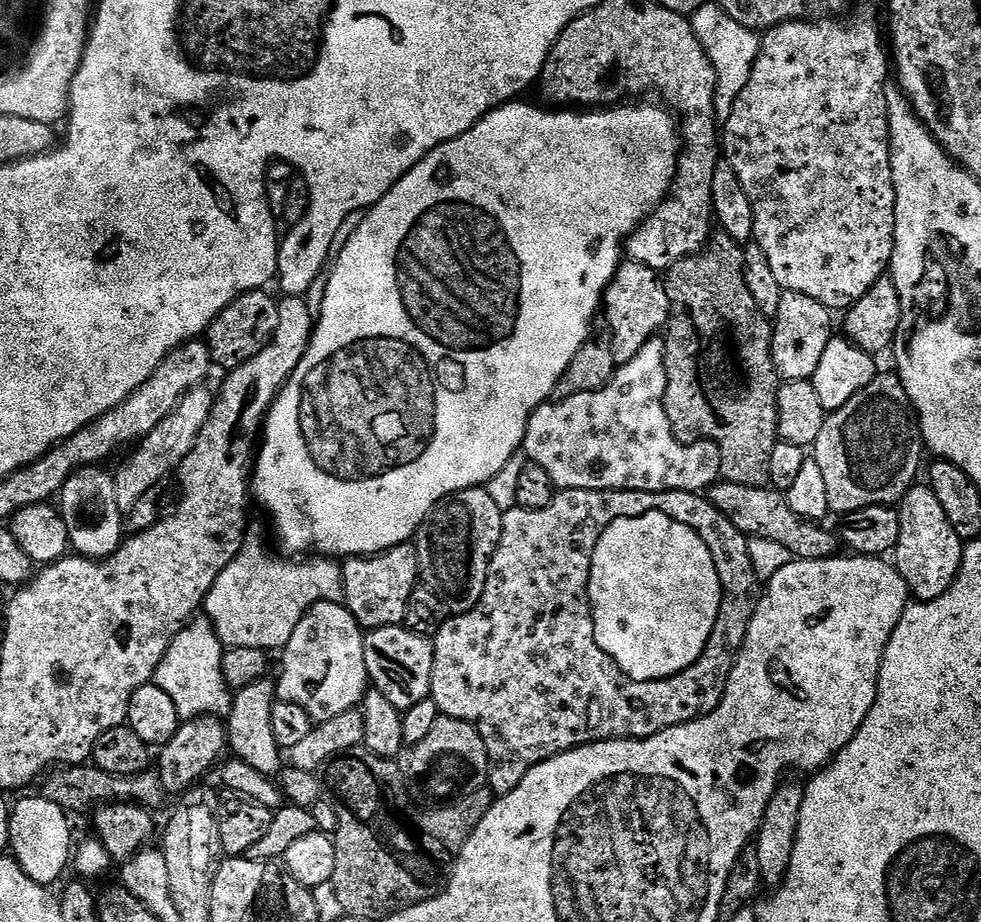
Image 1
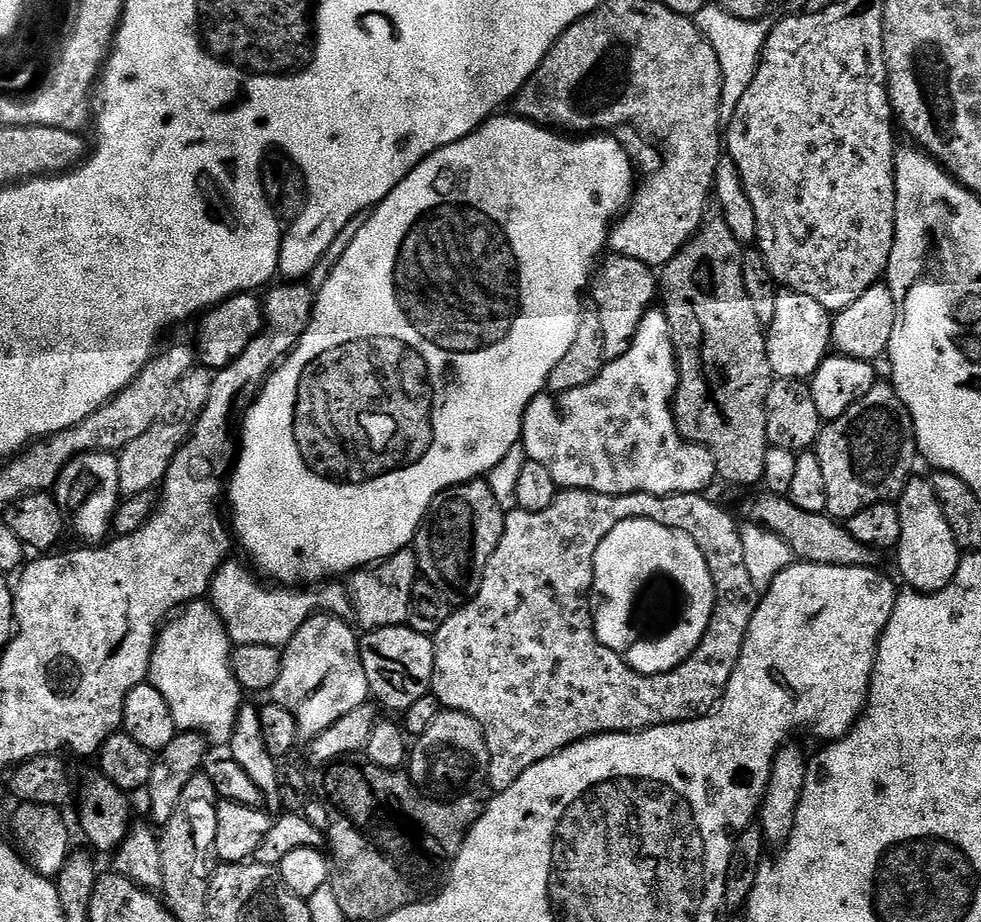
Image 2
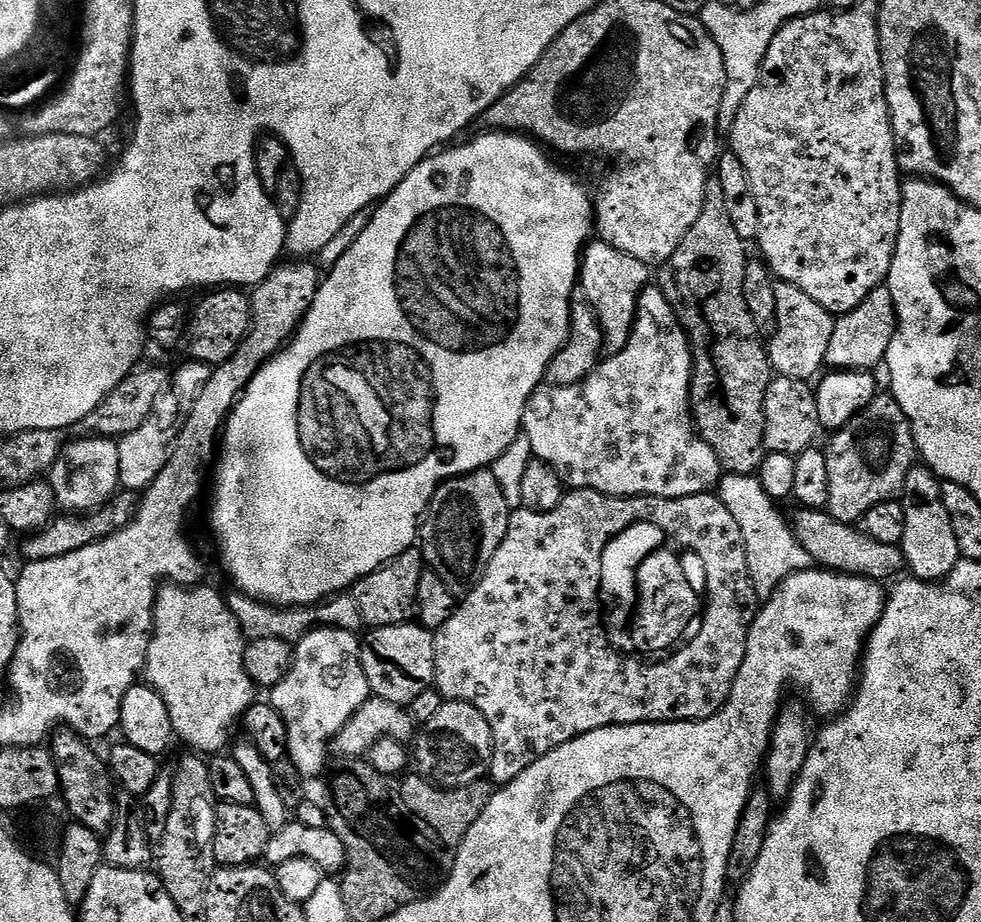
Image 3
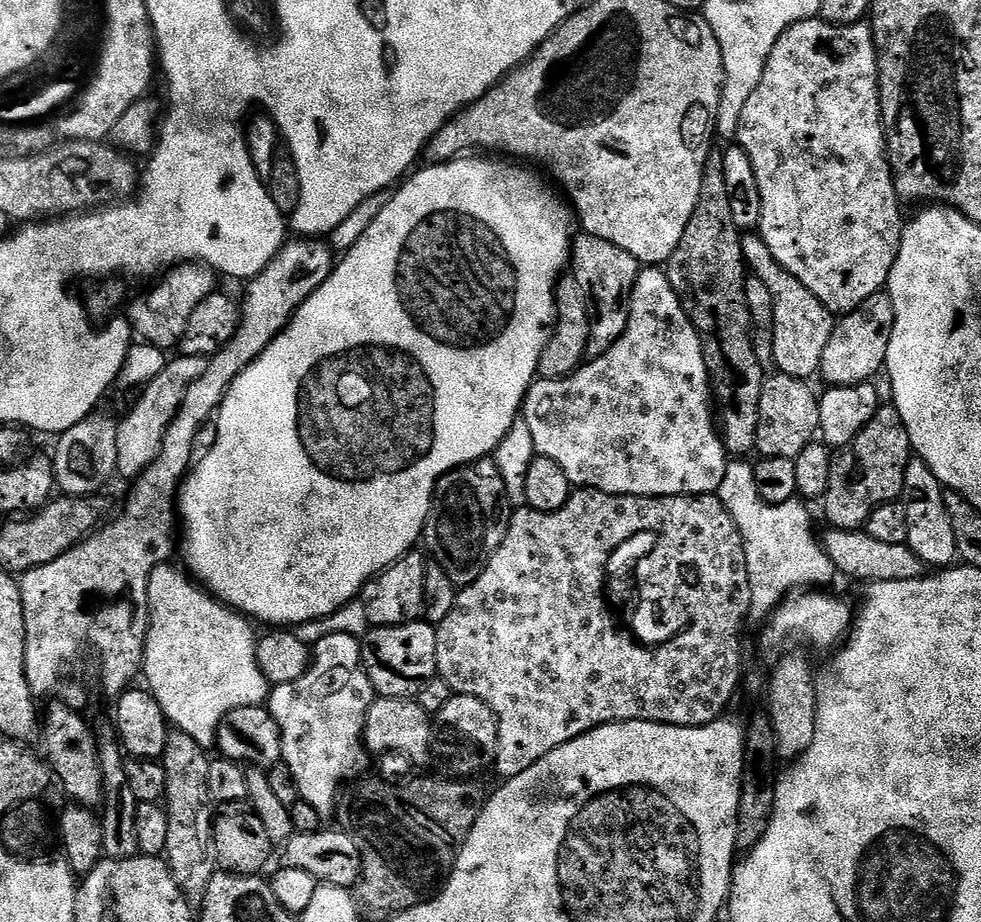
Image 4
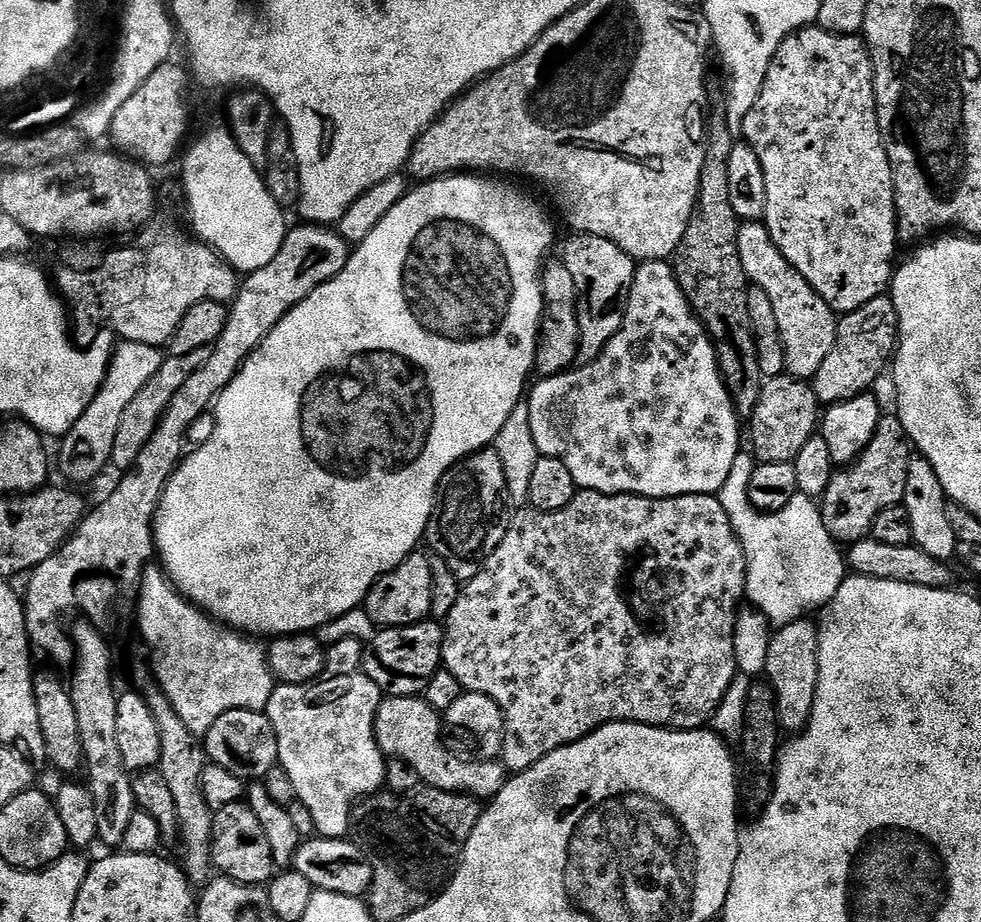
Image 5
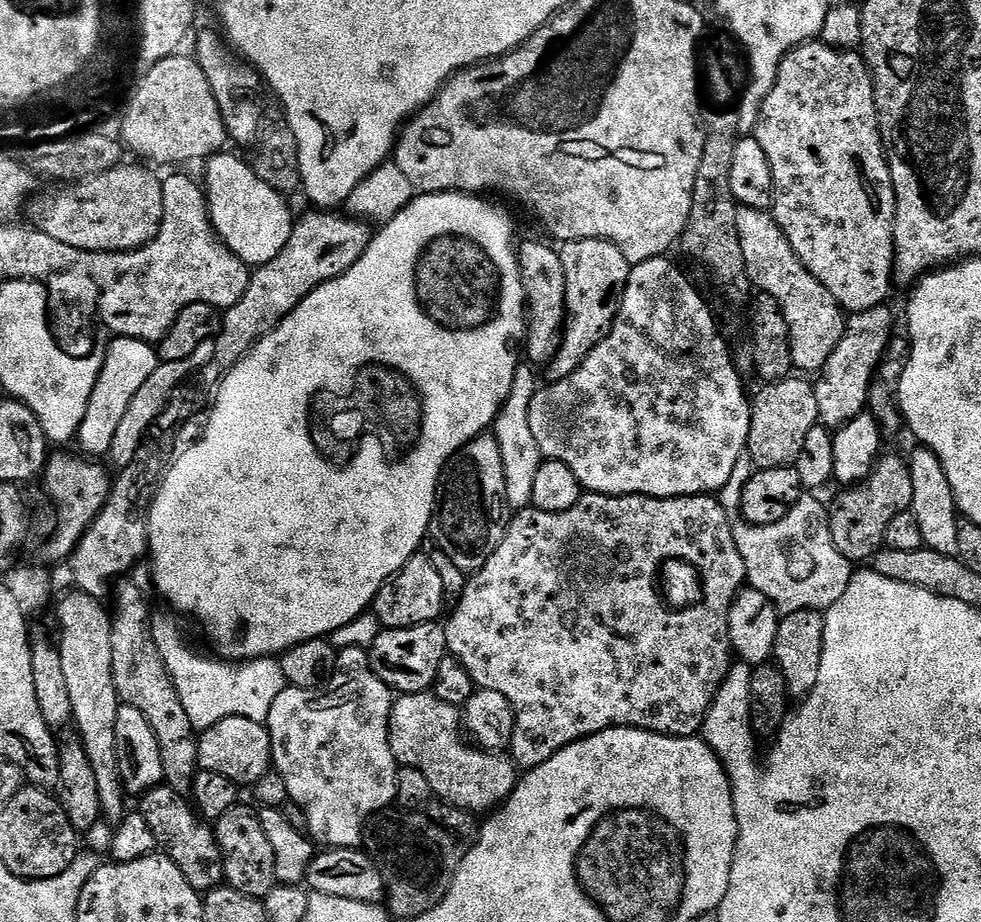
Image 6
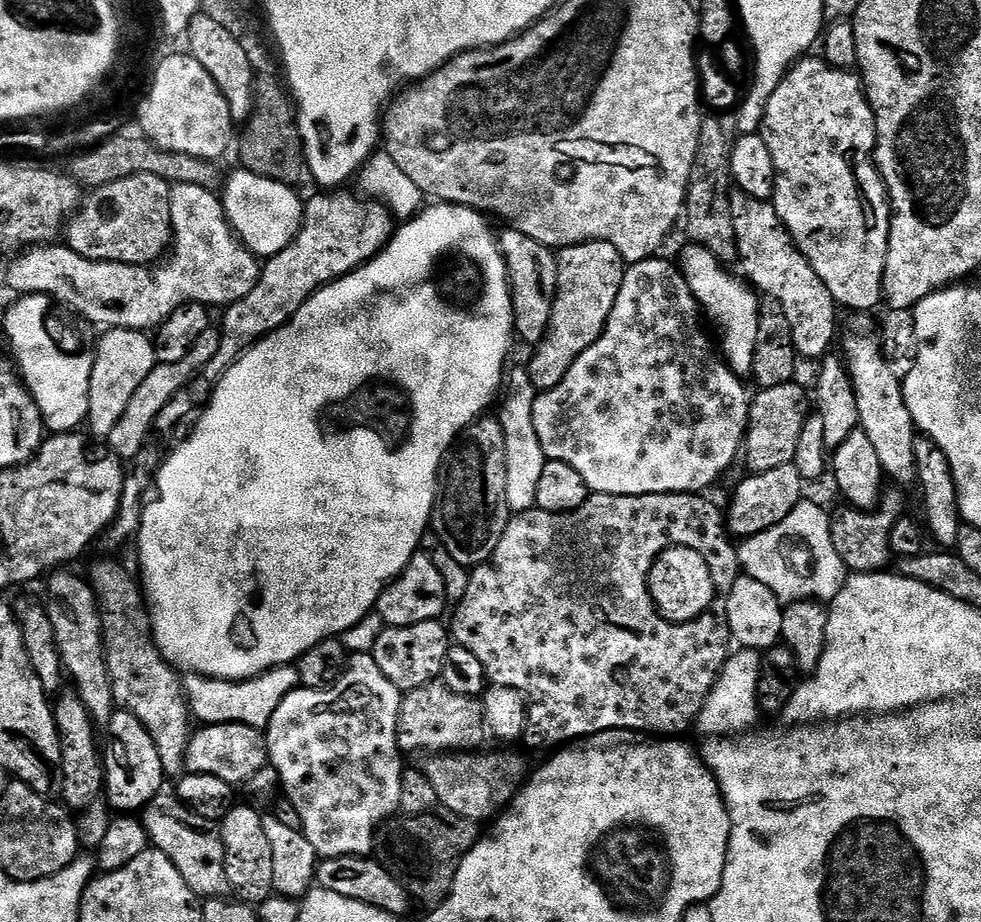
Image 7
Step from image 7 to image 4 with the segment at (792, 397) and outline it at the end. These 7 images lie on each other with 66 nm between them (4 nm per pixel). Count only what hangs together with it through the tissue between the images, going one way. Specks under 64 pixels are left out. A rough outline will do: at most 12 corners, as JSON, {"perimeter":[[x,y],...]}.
{"perimeter":[[807,380],[764,381],[755,451],[795,460],[817,439]]}

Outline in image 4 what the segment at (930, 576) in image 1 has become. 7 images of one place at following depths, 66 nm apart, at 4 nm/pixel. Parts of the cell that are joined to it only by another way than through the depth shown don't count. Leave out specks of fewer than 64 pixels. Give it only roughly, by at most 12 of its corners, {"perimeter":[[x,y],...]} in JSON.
{"perimeter":[[909,460],[908,548],[932,570],[957,563],[944,485]]}

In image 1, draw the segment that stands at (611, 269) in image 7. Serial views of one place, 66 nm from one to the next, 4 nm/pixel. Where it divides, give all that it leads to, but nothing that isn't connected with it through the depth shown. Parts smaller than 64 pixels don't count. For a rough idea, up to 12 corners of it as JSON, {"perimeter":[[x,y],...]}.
{"perimeter":[[621,263],[602,301],[617,365],[667,325],[661,273]]}

